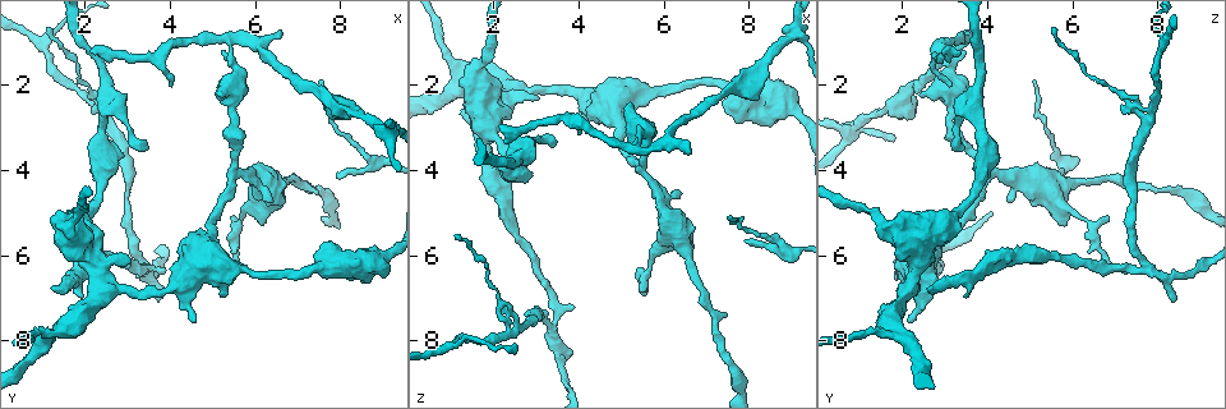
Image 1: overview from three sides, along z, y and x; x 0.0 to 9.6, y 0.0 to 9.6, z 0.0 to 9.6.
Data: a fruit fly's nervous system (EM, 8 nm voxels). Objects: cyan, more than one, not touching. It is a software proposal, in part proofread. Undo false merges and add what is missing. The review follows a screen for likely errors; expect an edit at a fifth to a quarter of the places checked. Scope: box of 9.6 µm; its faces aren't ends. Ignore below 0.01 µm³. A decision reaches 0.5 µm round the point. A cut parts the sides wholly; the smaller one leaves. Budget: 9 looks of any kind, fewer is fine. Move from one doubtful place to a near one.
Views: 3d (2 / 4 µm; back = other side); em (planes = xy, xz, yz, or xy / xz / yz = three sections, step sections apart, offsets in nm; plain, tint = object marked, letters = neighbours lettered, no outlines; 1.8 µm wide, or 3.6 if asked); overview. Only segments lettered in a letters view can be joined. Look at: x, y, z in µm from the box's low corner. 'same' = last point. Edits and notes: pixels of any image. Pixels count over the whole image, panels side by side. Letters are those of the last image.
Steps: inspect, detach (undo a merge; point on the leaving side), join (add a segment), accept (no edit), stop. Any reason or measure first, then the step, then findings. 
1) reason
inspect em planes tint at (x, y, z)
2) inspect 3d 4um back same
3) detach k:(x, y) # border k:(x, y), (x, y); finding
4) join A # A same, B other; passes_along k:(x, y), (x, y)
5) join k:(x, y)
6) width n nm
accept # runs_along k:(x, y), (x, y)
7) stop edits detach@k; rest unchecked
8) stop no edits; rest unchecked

arms run side by side
inspect 3d 2um at (5.40, 0.95, 3.45)

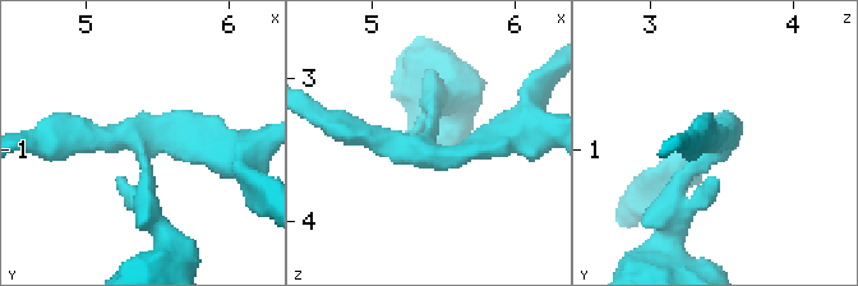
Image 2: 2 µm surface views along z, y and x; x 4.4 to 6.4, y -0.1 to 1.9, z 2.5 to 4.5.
inspect em planes plain at (5.42, 0.98, 3.50)

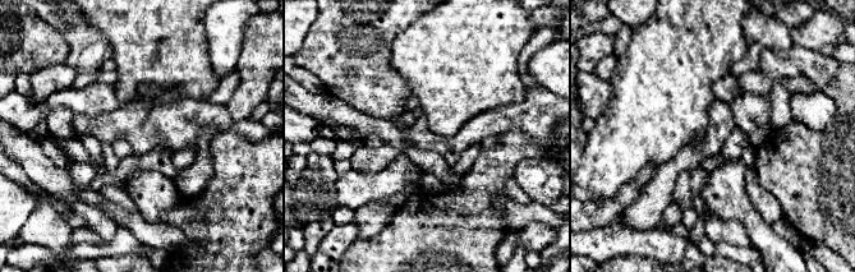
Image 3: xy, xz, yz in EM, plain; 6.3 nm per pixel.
what lies round it
inspect em planes letters same

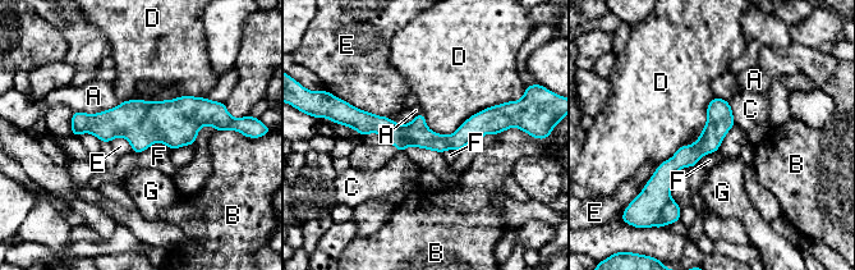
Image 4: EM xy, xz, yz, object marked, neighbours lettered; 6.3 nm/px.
longest_contact D 550 nm
detach 4:(644, 210) # A other, B other, C other, D other, E other, F other, G other; part_leaving 4:(350, 122), (431, 141), (501, 127); two neurons meet here

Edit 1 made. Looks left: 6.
inspect em yz step 4 letters at (1.85, 7.00, 3.50)

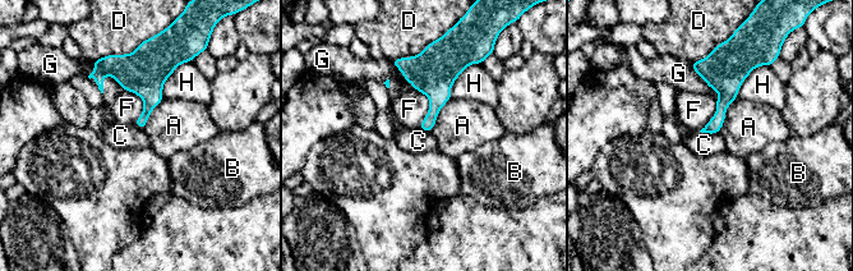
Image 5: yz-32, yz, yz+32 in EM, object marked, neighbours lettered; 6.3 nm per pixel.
accept # A other, B other, C other, D other, F other, G other, H other; border 5:(700, 131), (718, 133); none of them fits

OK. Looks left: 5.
two arms in line, one across
inspect 3d 4um at (3.40, 6.25, 7.70)

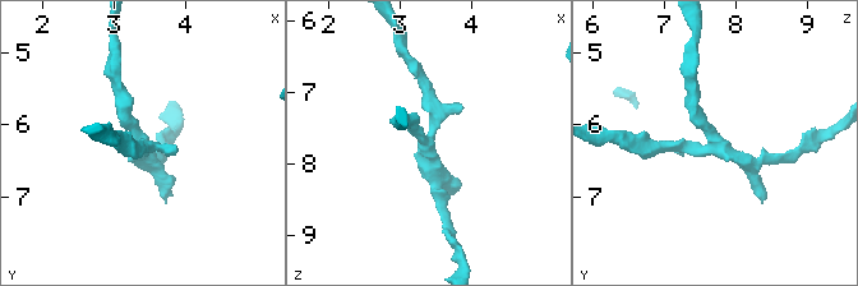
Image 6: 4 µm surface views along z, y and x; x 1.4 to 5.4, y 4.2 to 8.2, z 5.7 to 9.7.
inspect em xy step 8 tint at (3.40, 6.30, 7.65)

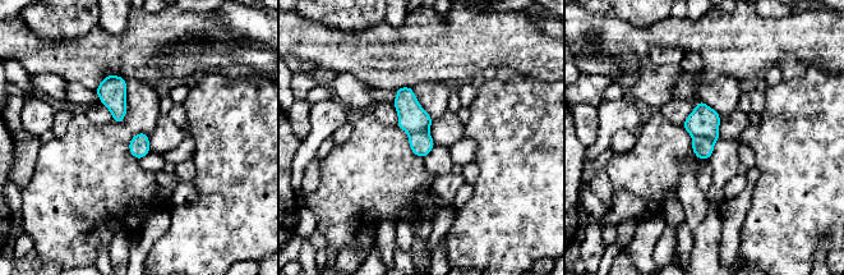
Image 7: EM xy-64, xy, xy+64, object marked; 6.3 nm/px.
inspect em yz step 8 letters same

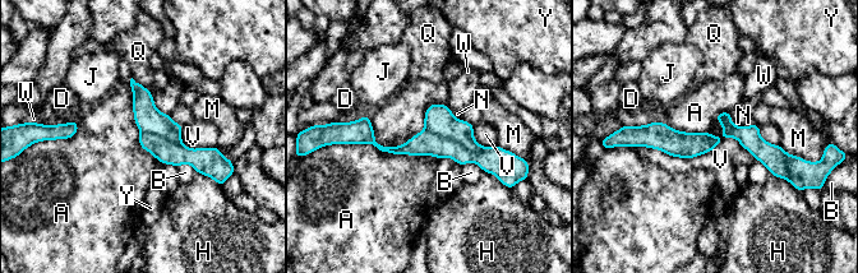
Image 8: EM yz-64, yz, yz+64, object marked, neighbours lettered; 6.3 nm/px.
detach 8:(439, 119) # A other, B other, D other, H other, J other, M other, N other, Q other, V other, W other, Y other; part_leaving 8:(719, 118), (745, 134), (780, 174); a second neuron is stuck on

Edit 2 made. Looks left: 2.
stop edits detach@4, detach@8; rest unchecked

